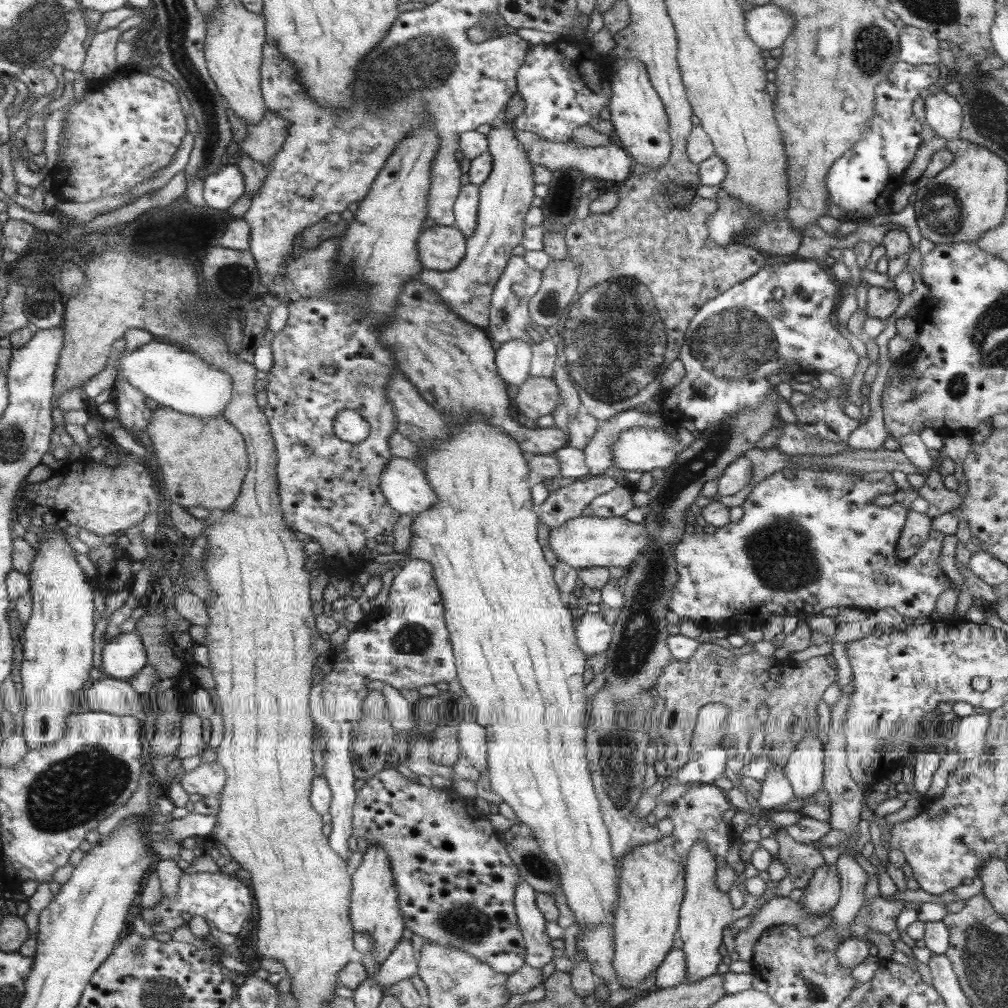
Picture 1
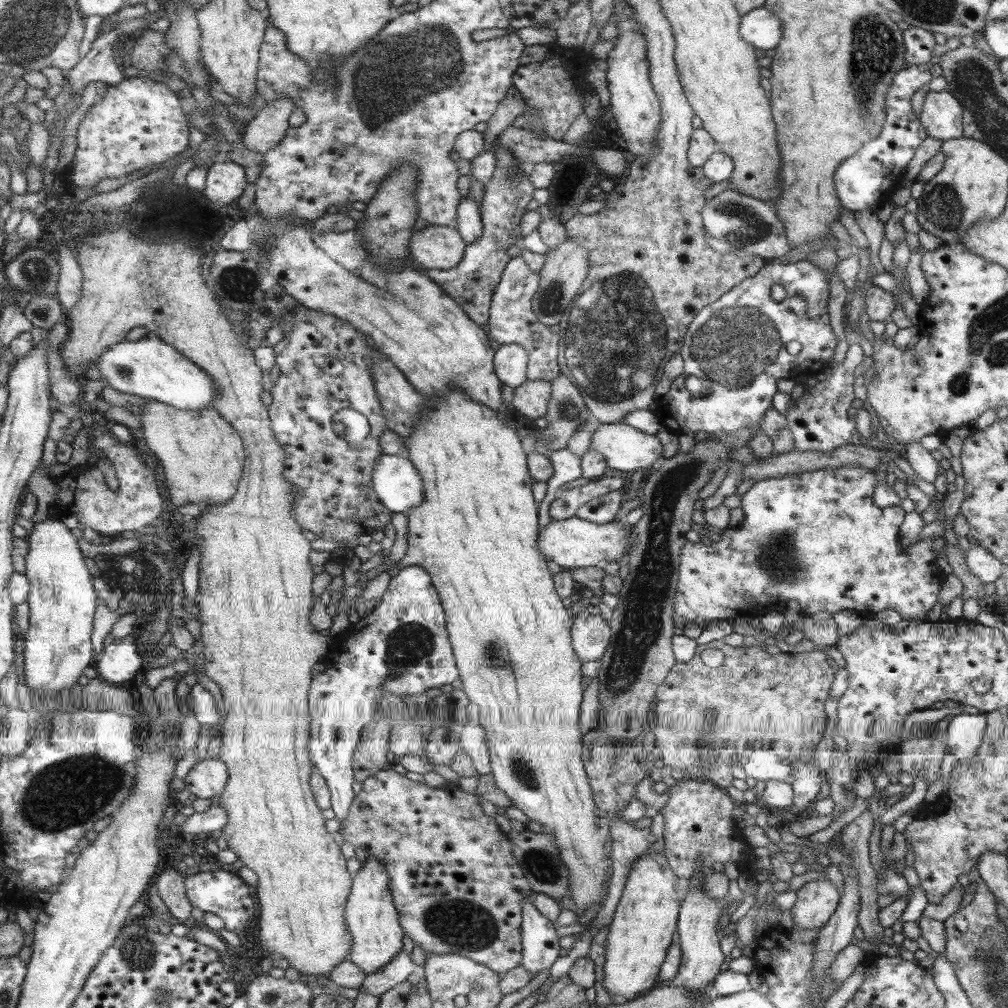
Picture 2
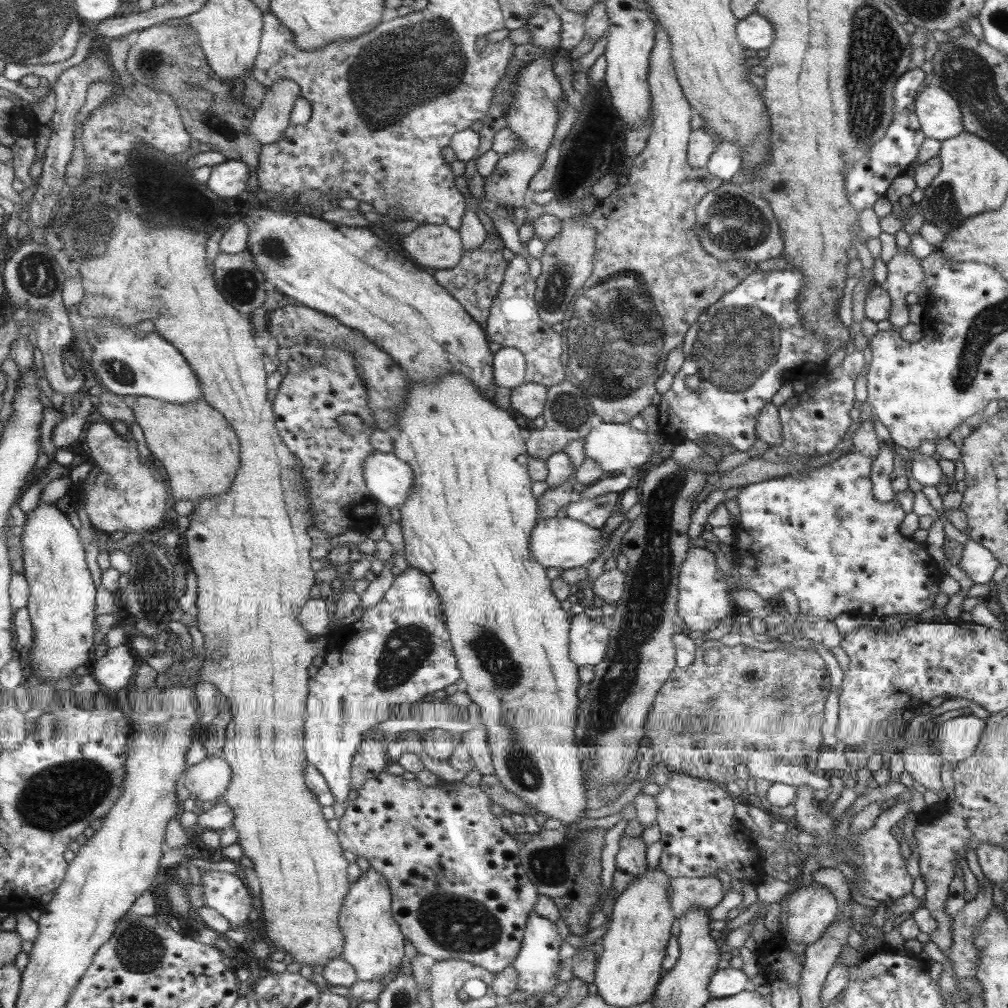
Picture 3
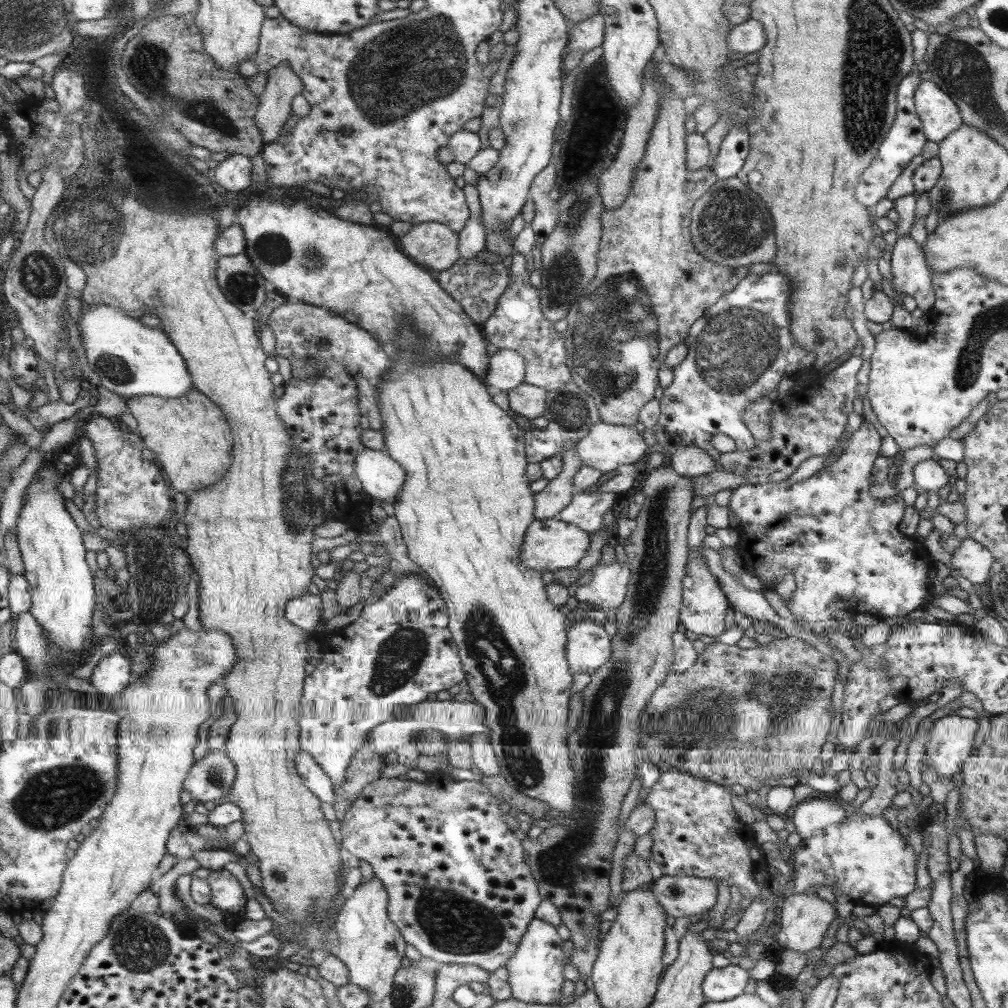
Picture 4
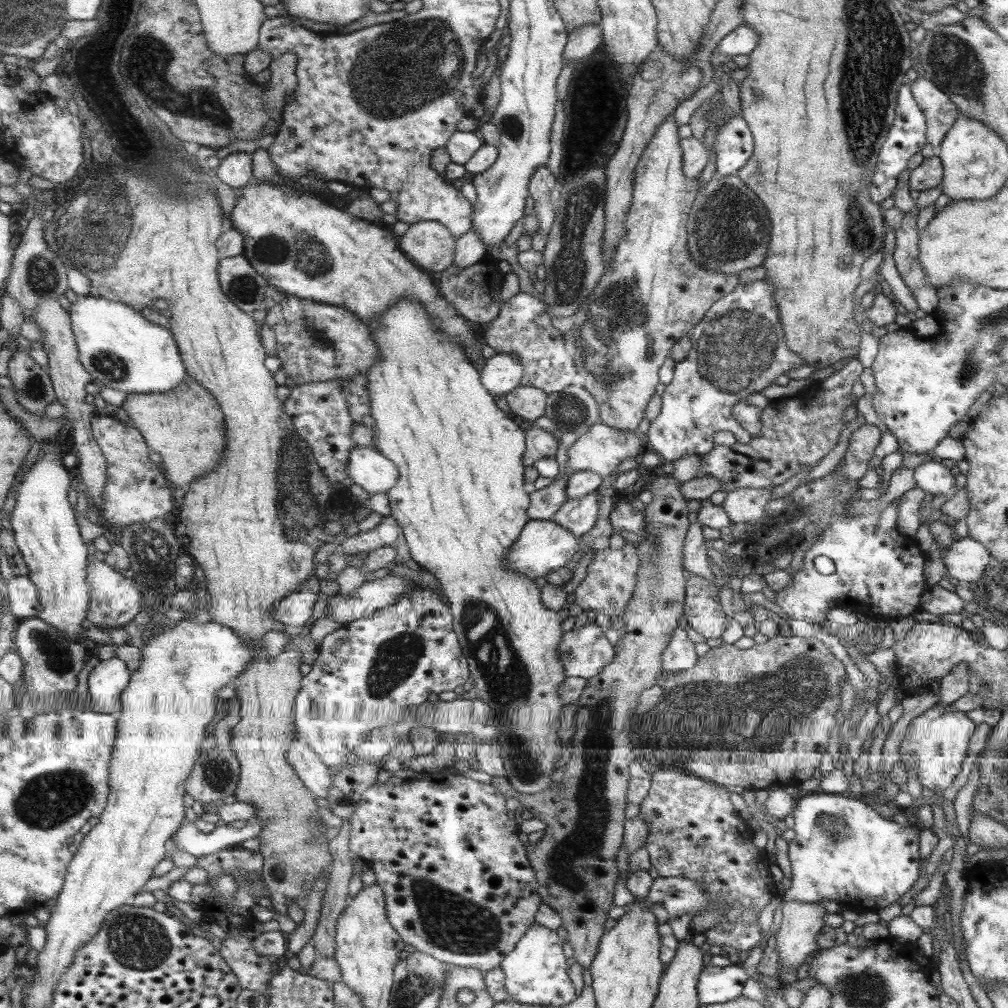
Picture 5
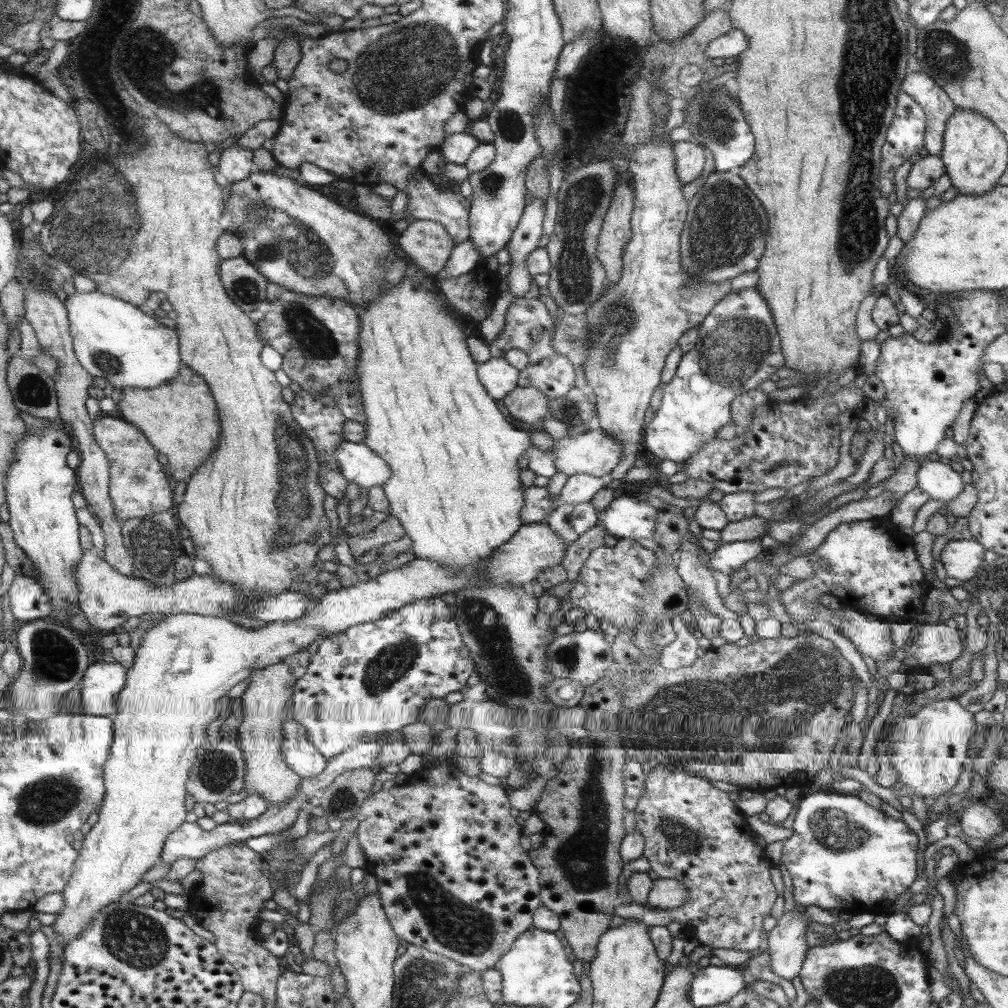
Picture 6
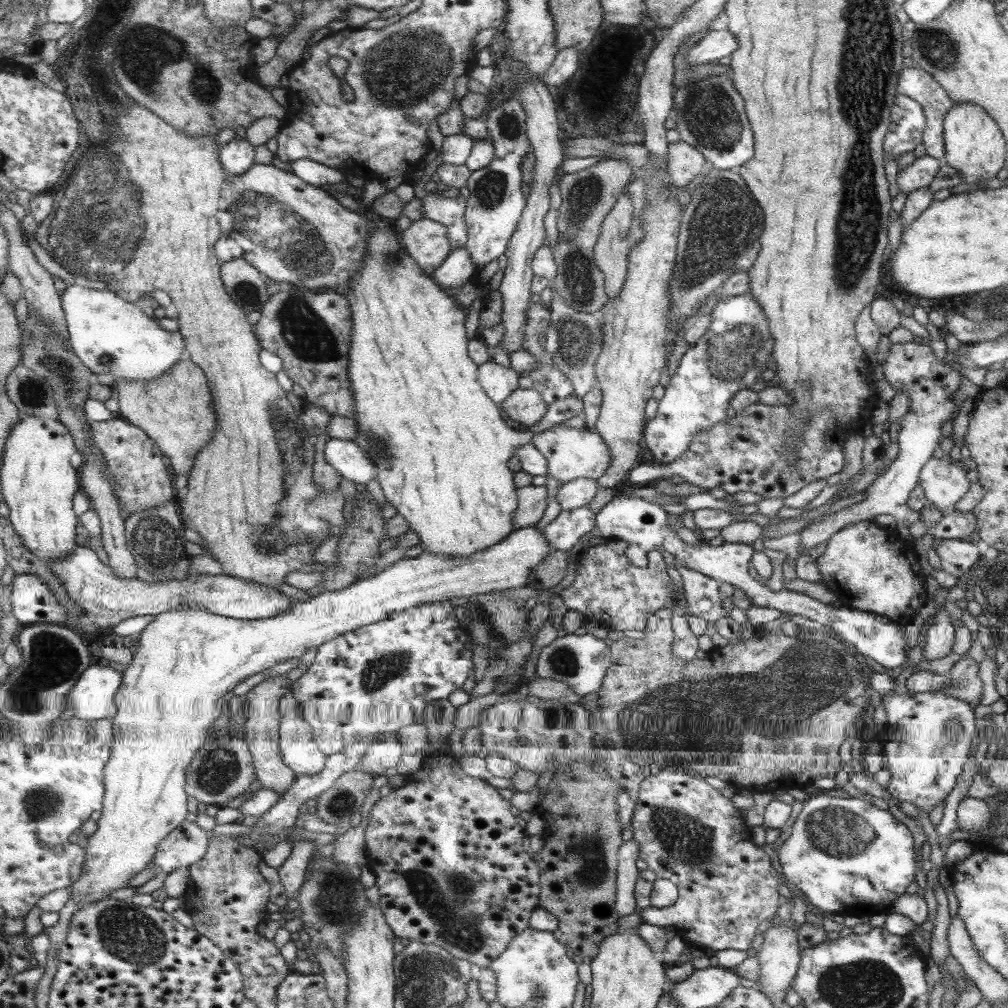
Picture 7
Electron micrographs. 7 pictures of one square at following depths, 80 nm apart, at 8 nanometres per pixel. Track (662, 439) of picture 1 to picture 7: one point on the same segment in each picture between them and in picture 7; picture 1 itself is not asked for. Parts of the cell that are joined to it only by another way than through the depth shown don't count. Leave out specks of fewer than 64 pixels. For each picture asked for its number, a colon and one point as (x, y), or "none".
2: (624, 448)
3: (613, 447)
4: (605, 447)
5: (601, 449)
6: (595, 453)
7: (570, 454)

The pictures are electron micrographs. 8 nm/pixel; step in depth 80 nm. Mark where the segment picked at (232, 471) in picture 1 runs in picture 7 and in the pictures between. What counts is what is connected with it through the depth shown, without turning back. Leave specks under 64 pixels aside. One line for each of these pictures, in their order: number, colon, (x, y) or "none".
2: (202, 455)
3: (201, 454)
4: (192, 440)
5: (185, 426)
6: (181, 419)
7: (176, 410)

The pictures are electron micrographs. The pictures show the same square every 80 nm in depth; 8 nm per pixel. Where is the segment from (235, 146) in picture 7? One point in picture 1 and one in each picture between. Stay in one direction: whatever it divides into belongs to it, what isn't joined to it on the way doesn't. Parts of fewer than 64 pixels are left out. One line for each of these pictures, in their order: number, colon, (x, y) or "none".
1: (220, 190)
2: (224, 181)
3: (228, 179)
4: (233, 174)
5: (234, 170)
6: (234, 164)

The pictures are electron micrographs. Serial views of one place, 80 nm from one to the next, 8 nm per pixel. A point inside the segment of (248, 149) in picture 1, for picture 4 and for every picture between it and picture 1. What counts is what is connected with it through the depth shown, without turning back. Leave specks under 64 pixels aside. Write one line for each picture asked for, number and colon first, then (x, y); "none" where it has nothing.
2: (267, 128)
3: (270, 120)
4: (274, 103)

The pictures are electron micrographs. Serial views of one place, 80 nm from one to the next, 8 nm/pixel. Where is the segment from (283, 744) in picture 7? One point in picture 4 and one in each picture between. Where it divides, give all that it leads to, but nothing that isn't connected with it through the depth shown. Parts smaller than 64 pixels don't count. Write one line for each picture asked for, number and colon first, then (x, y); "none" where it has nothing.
4: (314, 778)
5: (310, 769)
6: (300, 756)

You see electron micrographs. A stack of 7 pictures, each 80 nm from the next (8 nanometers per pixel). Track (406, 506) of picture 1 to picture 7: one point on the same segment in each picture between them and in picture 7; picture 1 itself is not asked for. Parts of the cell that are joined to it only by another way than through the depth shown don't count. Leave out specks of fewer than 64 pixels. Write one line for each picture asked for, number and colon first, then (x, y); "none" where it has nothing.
2: (396, 481)
3: (390, 479)
4: (382, 476)
5: (368, 468)
6: (358, 464)
7: (349, 459)

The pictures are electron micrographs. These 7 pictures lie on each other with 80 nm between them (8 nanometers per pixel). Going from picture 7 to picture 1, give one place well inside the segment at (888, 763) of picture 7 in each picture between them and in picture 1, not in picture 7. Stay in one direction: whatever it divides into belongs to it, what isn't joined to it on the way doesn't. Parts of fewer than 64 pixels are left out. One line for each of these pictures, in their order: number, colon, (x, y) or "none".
1: (969, 738)
2: (963, 734)
3: (957, 738)
4: (950, 738)
5: (936, 741)
6: (930, 745)

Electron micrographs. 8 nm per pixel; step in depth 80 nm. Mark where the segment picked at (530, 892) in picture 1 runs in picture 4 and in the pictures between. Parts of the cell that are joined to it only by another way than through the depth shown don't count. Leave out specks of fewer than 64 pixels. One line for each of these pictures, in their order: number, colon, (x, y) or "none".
2: (539, 946)
3: (537, 958)
4: (534, 972)

